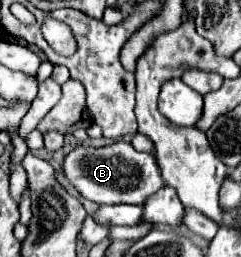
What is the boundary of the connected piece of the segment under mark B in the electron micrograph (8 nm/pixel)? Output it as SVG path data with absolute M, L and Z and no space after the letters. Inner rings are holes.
M117 140L107 146L77 146L63 160L63 172L69 184L95 204L143 204L163 186L161 172L153 156L137 152L129 142Z

